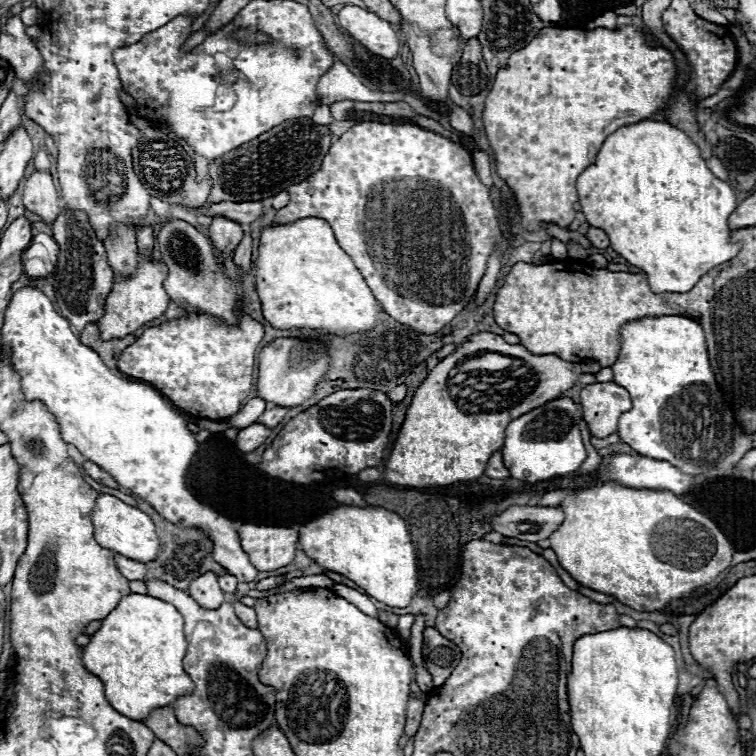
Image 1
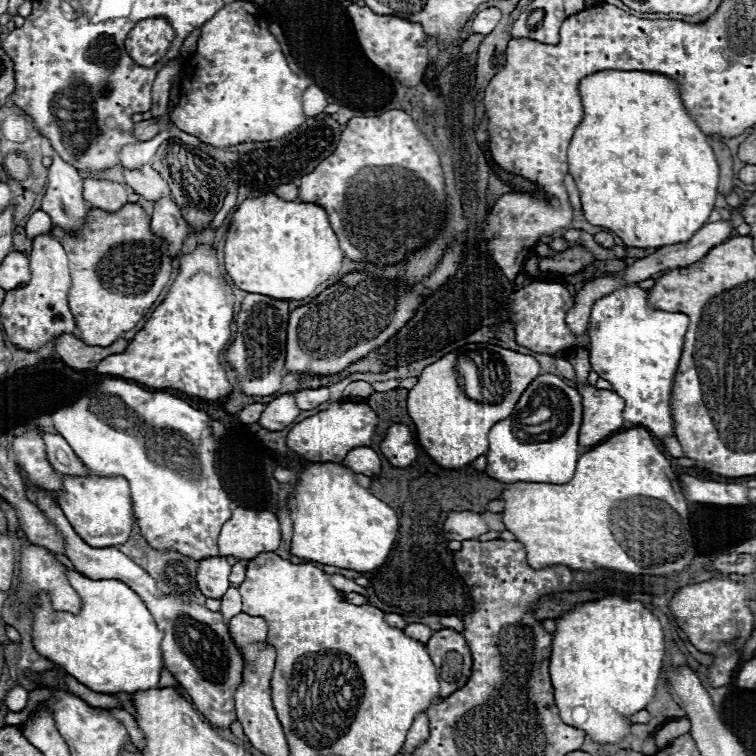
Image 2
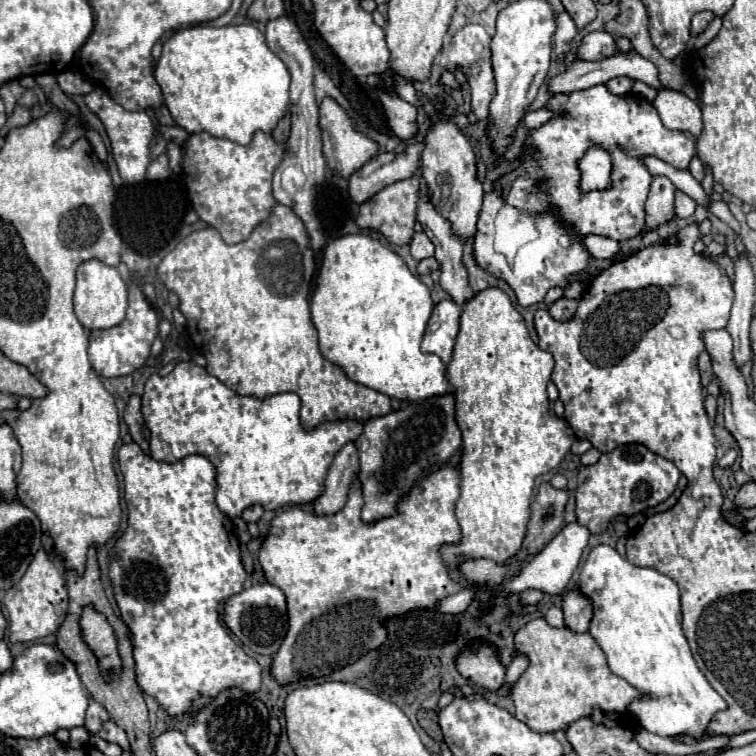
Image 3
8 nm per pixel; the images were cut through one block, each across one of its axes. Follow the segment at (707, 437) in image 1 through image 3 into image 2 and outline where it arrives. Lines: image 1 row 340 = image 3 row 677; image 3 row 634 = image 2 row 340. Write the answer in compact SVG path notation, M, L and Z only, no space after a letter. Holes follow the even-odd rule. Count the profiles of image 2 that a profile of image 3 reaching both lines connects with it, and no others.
M636 284L618 288L592 306L588 326L592 370L608 380L614 392L626 400L624 420L646 426L660 442L674 436L670 394L684 348L686 328L686 314L652 310L648 306L648 292L640 290Z

